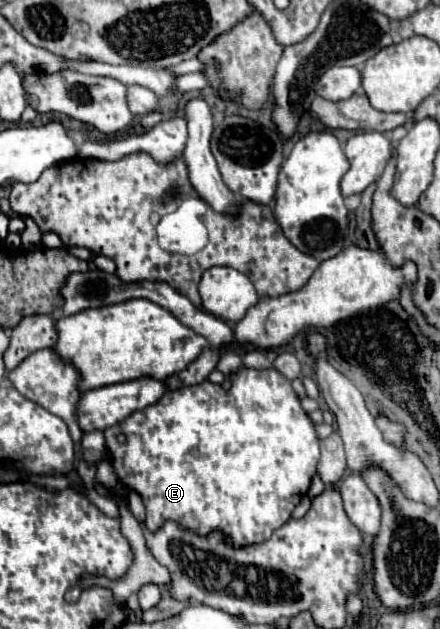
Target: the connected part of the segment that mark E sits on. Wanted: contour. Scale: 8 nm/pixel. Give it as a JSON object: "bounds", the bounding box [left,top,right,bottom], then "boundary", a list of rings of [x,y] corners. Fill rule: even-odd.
{"bounds":[104,367,320,545],"boundary":[[[240,367],[236,373],[232,373],[230,381],[232,381],[232,387],[228,393],[220,385],[210,383],[208,379],[202,381],[200,385],[182,387],[176,391],[166,391],[158,403],[154,403],[142,411],[132,413],[122,423],[108,427],[104,431],[106,447],[112,455],[112,465],[116,469],[116,475],[118,475],[120,483],[124,483],[128,489],[136,491],[142,497],[144,507],[146,507],[146,527],[150,531],[156,531],[164,521],[172,519],[172,521],[178,521],[182,527],[196,529],[198,533],[208,533],[212,529],[220,529],[230,537],[232,545],[262,543],[262,541],[268,541],[270,535],[292,517],[294,507],[308,493],[310,479],[316,473],[316,463],[320,459],[320,439],[318,439],[318,433],[314,429],[314,423],[310,421],[310,417],[302,409],[300,399],[292,389],[292,383],[286,377],[282,377],[282,373],[278,373],[276,369],[248,369],[248,367]],[[120,433],[124,433],[124,443],[118,439]]]}

